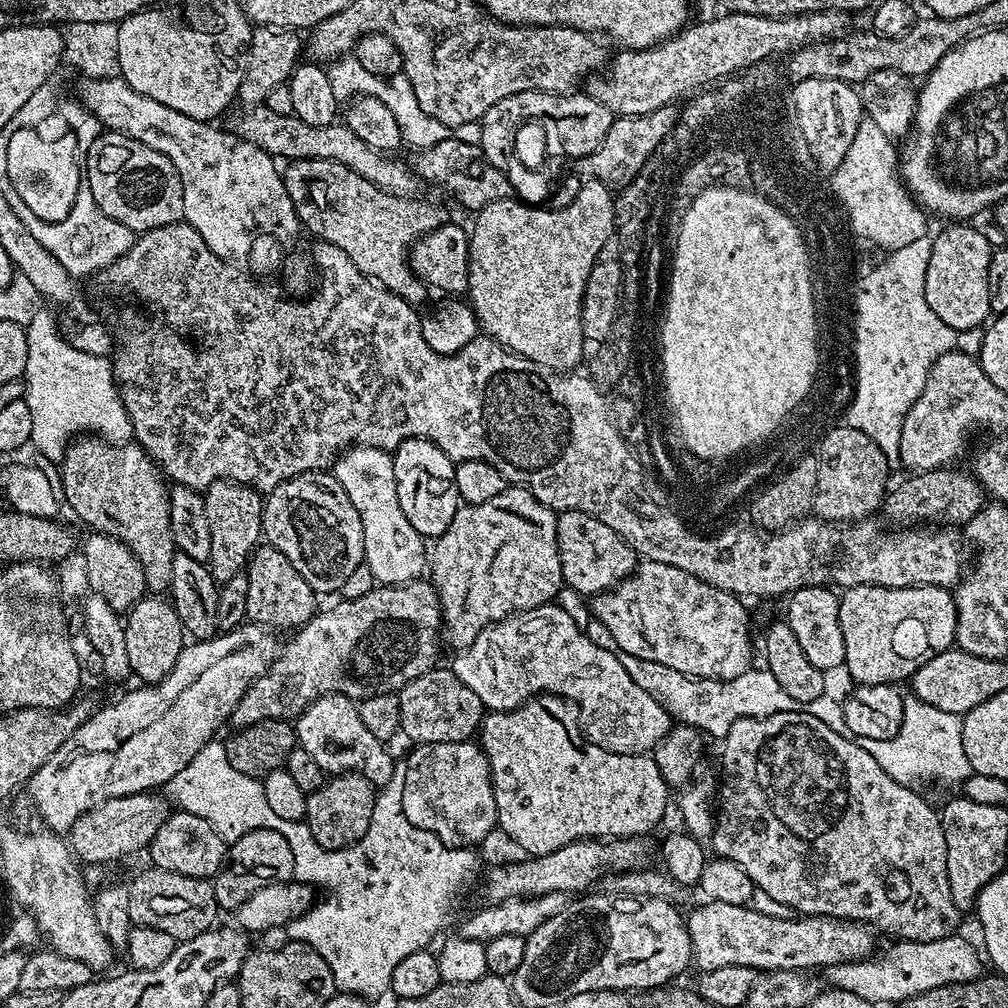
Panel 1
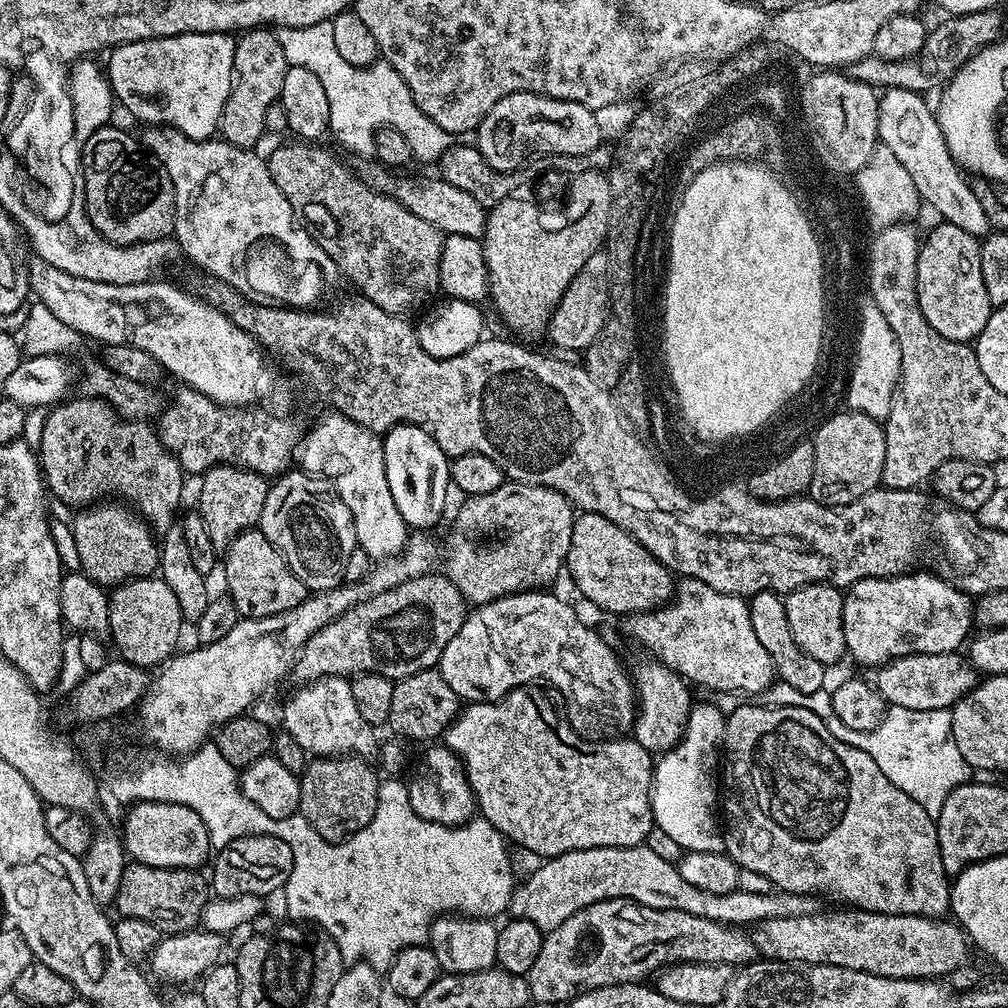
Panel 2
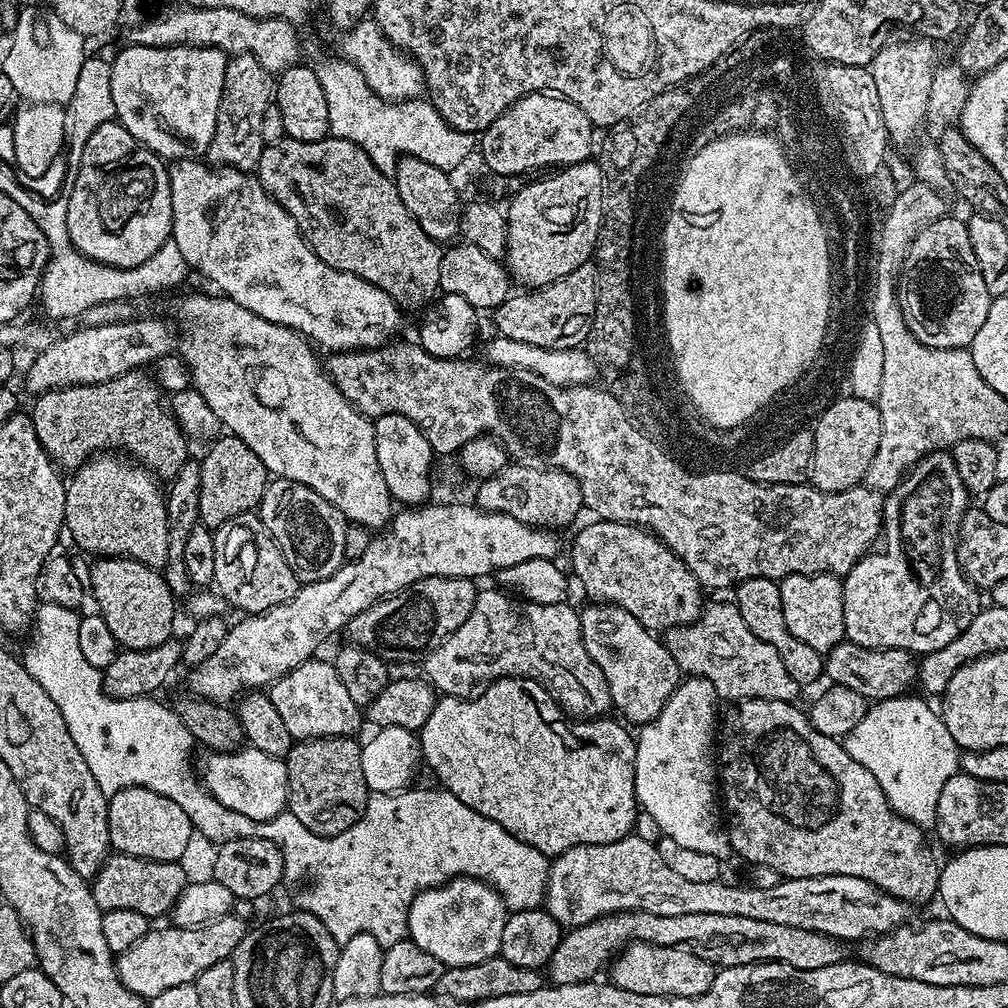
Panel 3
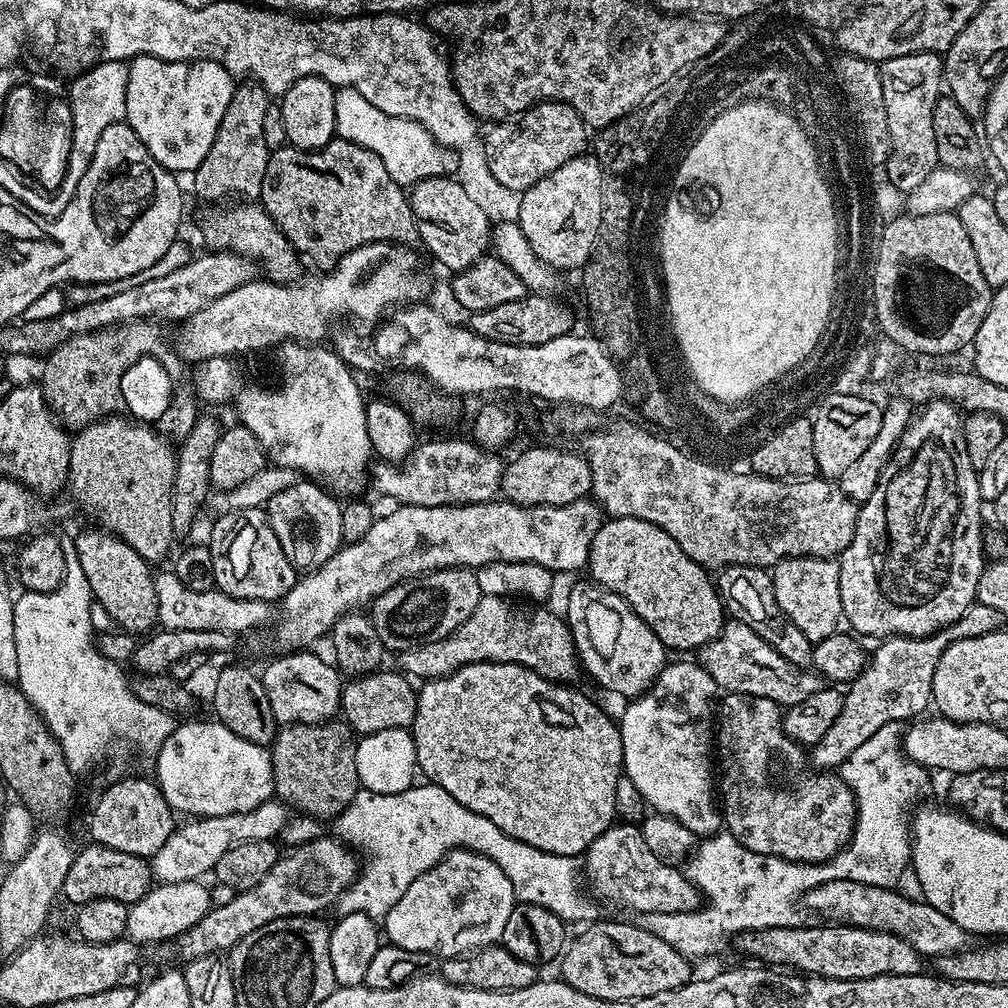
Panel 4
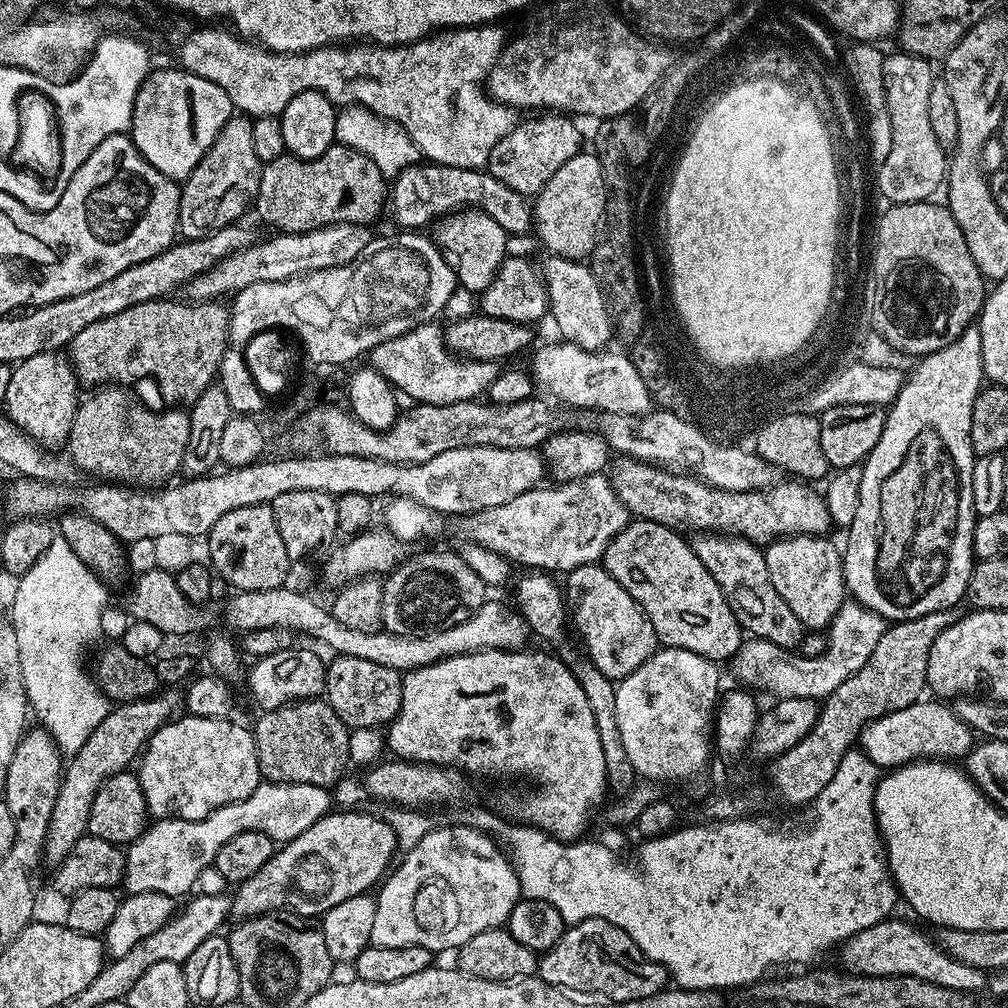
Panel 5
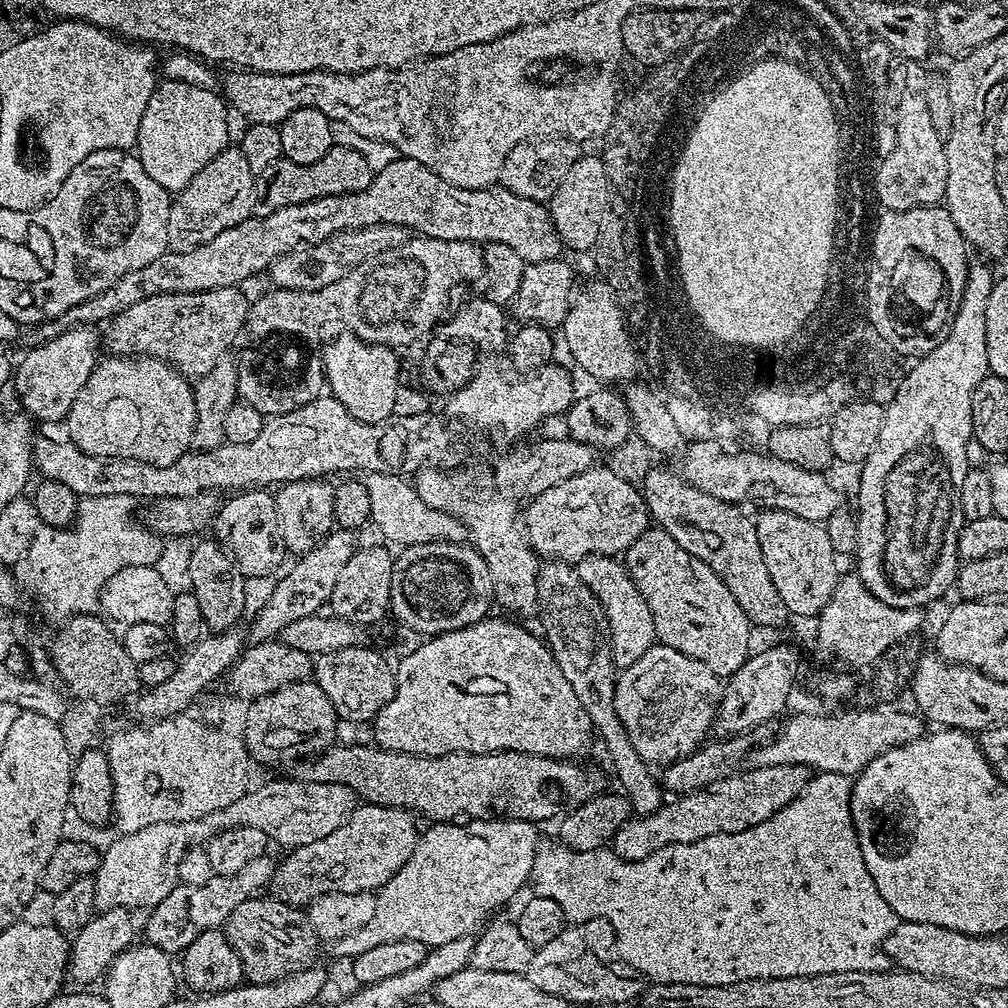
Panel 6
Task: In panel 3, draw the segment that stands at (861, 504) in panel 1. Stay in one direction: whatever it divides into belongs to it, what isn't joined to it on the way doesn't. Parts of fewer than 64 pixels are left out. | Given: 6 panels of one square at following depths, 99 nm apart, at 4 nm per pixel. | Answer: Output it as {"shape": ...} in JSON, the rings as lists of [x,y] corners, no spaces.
{"shape":[[[846,394],[842,402],[834,402],[827,412],[821,412],[814,434],[814,460],[808,471],[813,488],[823,492],[841,492],[857,487],[863,481],[866,468],[873,461],[882,434],[882,421],[877,405],[870,400]]]}

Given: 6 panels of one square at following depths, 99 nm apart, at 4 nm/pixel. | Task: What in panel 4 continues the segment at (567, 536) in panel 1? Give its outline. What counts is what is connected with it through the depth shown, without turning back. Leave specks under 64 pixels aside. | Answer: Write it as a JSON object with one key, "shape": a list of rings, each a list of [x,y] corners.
{"shape":[[[625,516],[605,519],[590,542],[586,572],[600,587],[623,598],[658,634],[665,649],[698,650],[724,629],[726,604],[716,593],[711,575],[654,522]]]}

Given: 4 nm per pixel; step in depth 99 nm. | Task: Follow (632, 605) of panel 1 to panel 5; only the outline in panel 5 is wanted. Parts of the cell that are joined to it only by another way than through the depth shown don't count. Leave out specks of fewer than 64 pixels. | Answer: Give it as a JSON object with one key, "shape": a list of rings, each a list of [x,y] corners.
{"shape":[[[845,602],[827,629],[827,644],[820,656],[789,655],[787,651],[770,642],[748,638],[741,643],[735,656],[732,657],[730,667],[733,674],[744,683],[741,685],[749,689],[761,688],[764,692],[773,692],[773,697],[781,700],[810,698],[820,702],[831,692],[838,690],[838,686],[842,686],[846,678],[858,674],[858,670],[862,670],[862,666],[870,662],[870,654],[874,654],[874,646],[878,646],[878,638],[882,638],[885,627],[884,619],[866,606]]]}

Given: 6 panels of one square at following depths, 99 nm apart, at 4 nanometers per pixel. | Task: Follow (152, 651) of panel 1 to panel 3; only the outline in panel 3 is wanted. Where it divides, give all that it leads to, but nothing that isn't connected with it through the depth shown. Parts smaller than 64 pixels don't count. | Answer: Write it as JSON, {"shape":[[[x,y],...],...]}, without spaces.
{"shape":[[[121,556],[97,559],[91,567],[91,599],[92,596],[96,599],[100,616],[121,649],[150,650],[152,646],[162,646],[162,642],[173,639],[178,600],[157,569]]]}

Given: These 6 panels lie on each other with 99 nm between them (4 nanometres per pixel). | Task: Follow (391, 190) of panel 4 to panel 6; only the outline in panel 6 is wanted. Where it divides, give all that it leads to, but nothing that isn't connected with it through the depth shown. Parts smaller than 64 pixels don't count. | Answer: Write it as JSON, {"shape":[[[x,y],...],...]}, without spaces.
{"shape":[[[333,146],[329,152],[322,154],[318,162],[299,164],[293,160],[281,158],[274,166],[266,166],[256,176],[256,197],[252,203],[252,211],[258,216],[269,216],[274,210],[282,210],[286,206],[304,204],[307,200],[317,200],[323,196],[341,196],[347,192],[361,192],[370,186],[374,173],[366,166],[366,158],[358,154],[358,150],[337,148]]]}

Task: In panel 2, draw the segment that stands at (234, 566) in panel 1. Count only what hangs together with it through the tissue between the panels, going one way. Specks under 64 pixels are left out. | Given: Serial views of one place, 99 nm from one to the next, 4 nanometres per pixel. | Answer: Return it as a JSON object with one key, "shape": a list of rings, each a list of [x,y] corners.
{"shape":[[[217,464],[214,468],[209,468],[203,473],[200,484],[200,506],[198,513],[205,522],[205,528],[210,534],[213,546],[217,550],[227,549],[229,544],[234,542],[234,538],[240,532],[247,532],[255,529],[262,518],[262,506],[266,506],[266,494],[270,484],[265,477],[260,476],[249,468],[240,468],[237,464]]]}

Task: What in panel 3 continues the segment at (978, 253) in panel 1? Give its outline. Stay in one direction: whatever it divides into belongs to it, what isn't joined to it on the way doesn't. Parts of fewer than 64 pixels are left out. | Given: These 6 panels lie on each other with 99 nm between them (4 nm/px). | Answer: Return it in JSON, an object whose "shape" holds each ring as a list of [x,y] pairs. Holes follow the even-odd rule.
{"shape":[[[947,214],[940,220],[930,222],[914,238],[905,256],[903,267],[900,269],[898,295],[906,326],[918,342],[930,347],[967,349],[974,342],[974,334],[982,330],[982,322],[986,322],[986,314],[990,310],[994,297],[986,290],[986,282],[982,282],[982,270],[978,270],[978,262],[970,246],[967,223],[963,219],[955,220],[953,216]],[[924,272],[928,275],[928,284],[932,287],[933,298],[944,303],[944,313],[936,312],[929,318],[928,332],[924,332]]]}

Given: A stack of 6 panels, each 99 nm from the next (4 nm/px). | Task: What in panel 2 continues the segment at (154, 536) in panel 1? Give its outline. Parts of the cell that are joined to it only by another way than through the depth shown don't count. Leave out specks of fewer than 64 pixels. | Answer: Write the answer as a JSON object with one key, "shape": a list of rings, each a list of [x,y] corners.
{"shape":[[[81,394],[77,400],[72,399],[73,398],[68,398],[63,402],[57,403],[44,417],[42,438],[40,439],[40,446],[38,449],[38,459],[40,461],[40,471],[44,473],[44,483],[47,491],[51,493],[53,497],[56,495],[62,503],[76,504],[75,506],[91,506],[97,502],[103,501],[105,498],[119,498],[125,505],[131,506],[135,511],[139,512],[140,517],[147,522],[153,533],[162,534],[166,530],[170,530],[170,526],[177,523],[178,520],[178,514],[176,516],[176,511],[179,510],[180,499],[184,496],[184,479],[186,479],[186,473],[184,468],[178,462],[176,455],[161,442],[159,431],[157,431],[153,425],[151,428],[151,423],[149,423],[148,420],[124,419],[124,417],[119,416],[119,414],[116,413],[106,401],[101,400],[99,396]]]}

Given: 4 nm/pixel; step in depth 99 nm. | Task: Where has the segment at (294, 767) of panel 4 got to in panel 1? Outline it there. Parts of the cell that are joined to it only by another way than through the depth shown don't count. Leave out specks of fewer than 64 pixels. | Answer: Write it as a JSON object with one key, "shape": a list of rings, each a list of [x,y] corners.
{"shape":[[[341,772],[307,795],[304,823],[323,849],[344,849],[360,841],[369,829],[375,793],[375,787],[357,772]]]}

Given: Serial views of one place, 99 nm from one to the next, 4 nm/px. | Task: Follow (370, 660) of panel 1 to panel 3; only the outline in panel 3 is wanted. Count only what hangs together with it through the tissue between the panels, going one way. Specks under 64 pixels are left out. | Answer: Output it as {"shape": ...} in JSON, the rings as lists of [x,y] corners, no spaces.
{"shape":[[[466,576],[422,578],[409,588],[403,588],[401,592],[362,610],[362,614],[348,623],[347,639],[389,662],[412,660],[415,656],[423,658],[443,644],[446,637],[454,634],[466,618],[470,618],[478,591],[477,585],[472,584],[475,583]]]}

